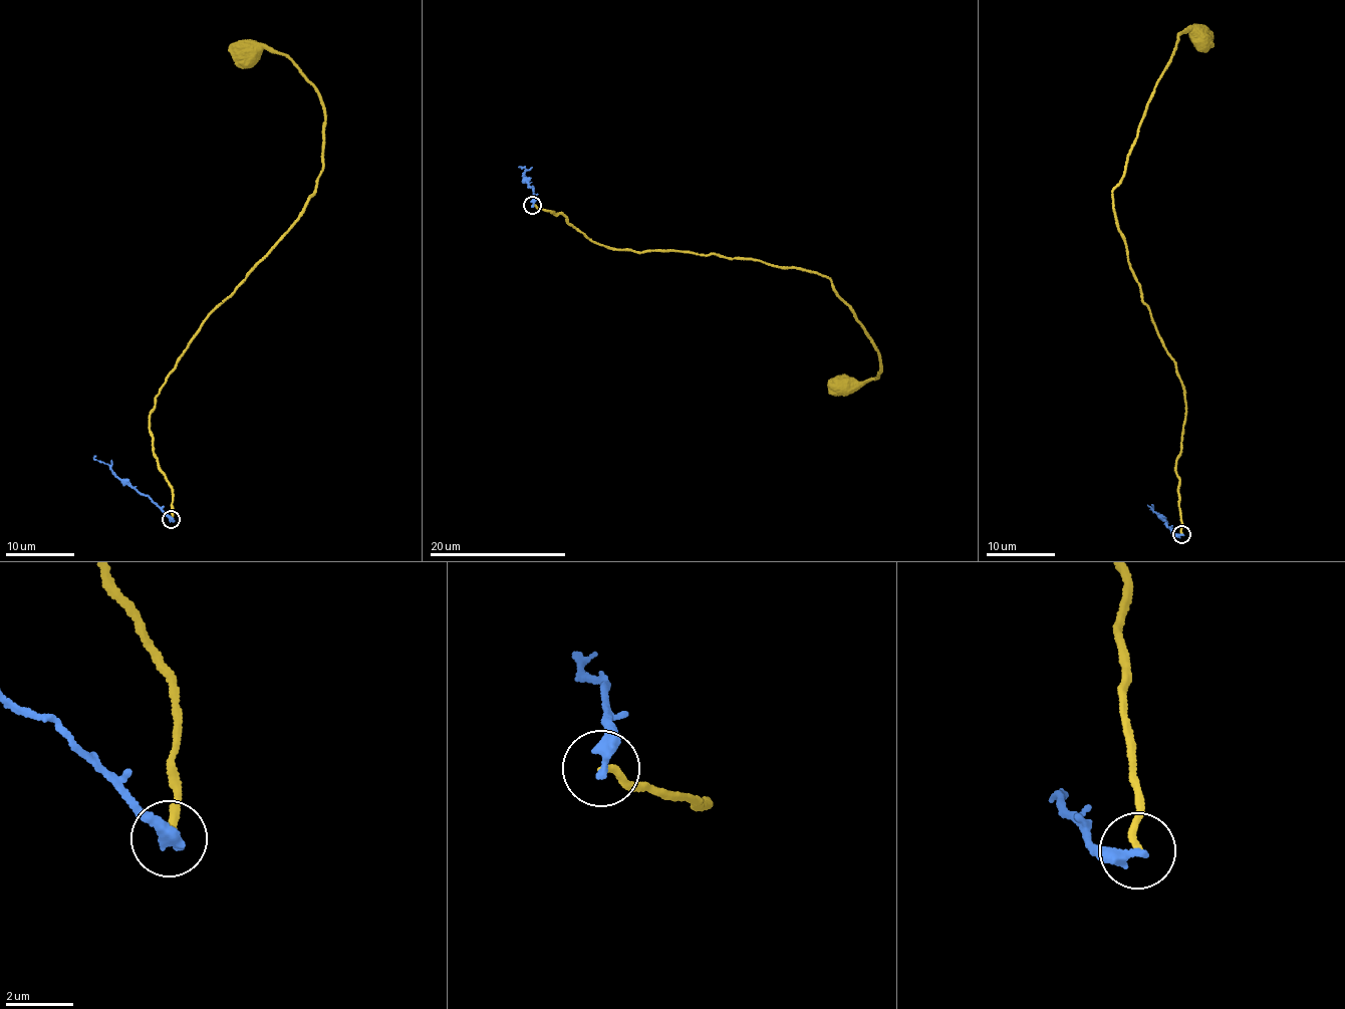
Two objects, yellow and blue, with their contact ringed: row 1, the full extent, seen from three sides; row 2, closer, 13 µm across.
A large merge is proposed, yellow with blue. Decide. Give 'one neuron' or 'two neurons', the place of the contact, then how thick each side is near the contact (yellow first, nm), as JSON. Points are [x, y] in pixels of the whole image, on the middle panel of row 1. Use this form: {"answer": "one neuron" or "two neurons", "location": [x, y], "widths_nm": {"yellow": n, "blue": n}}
{"answer": "two neurons", "location": [532, 205], "widths_nm": {"yellow": 240, "blue": 440}}

